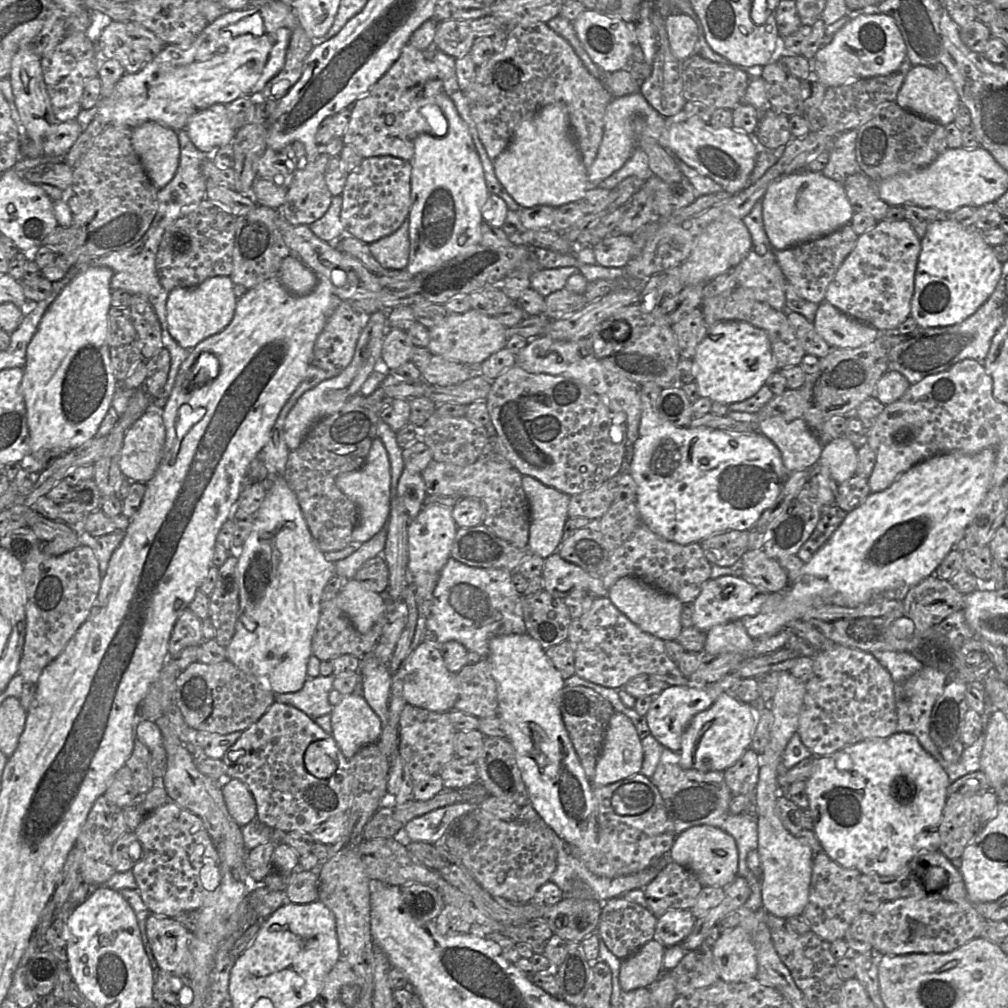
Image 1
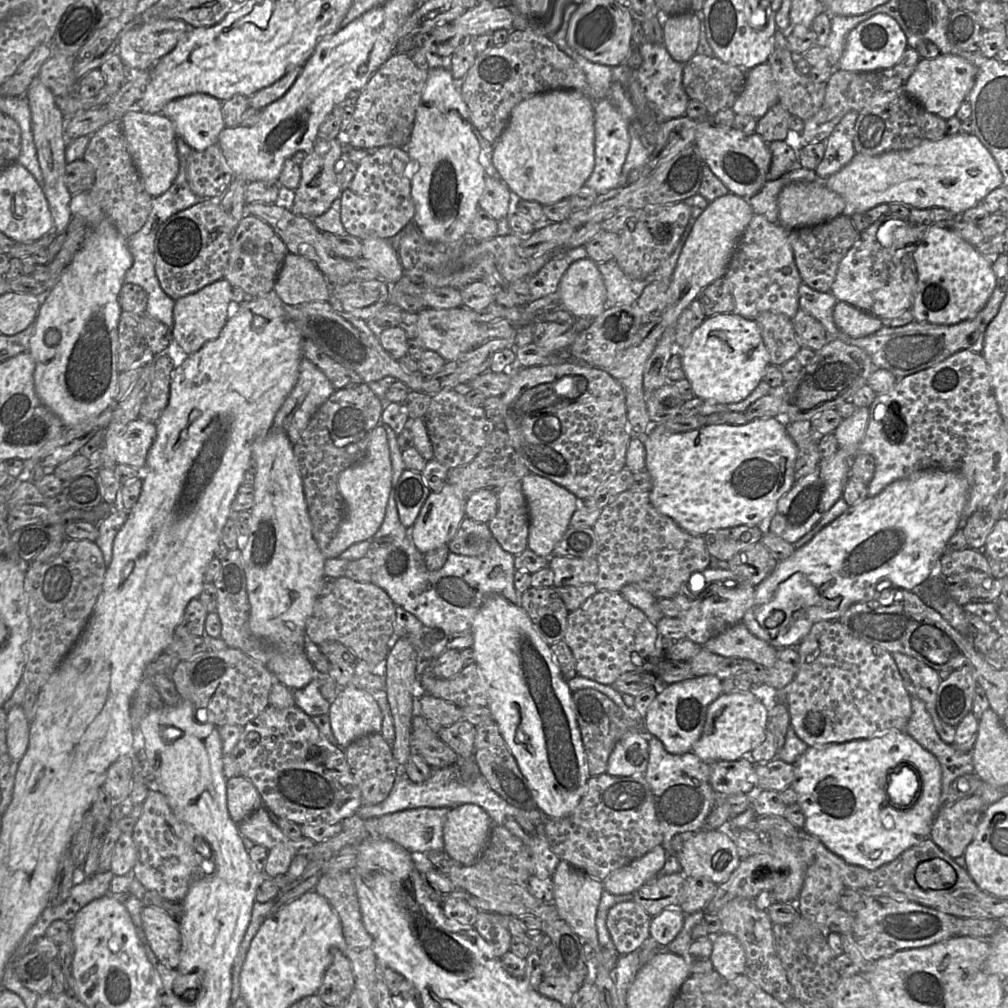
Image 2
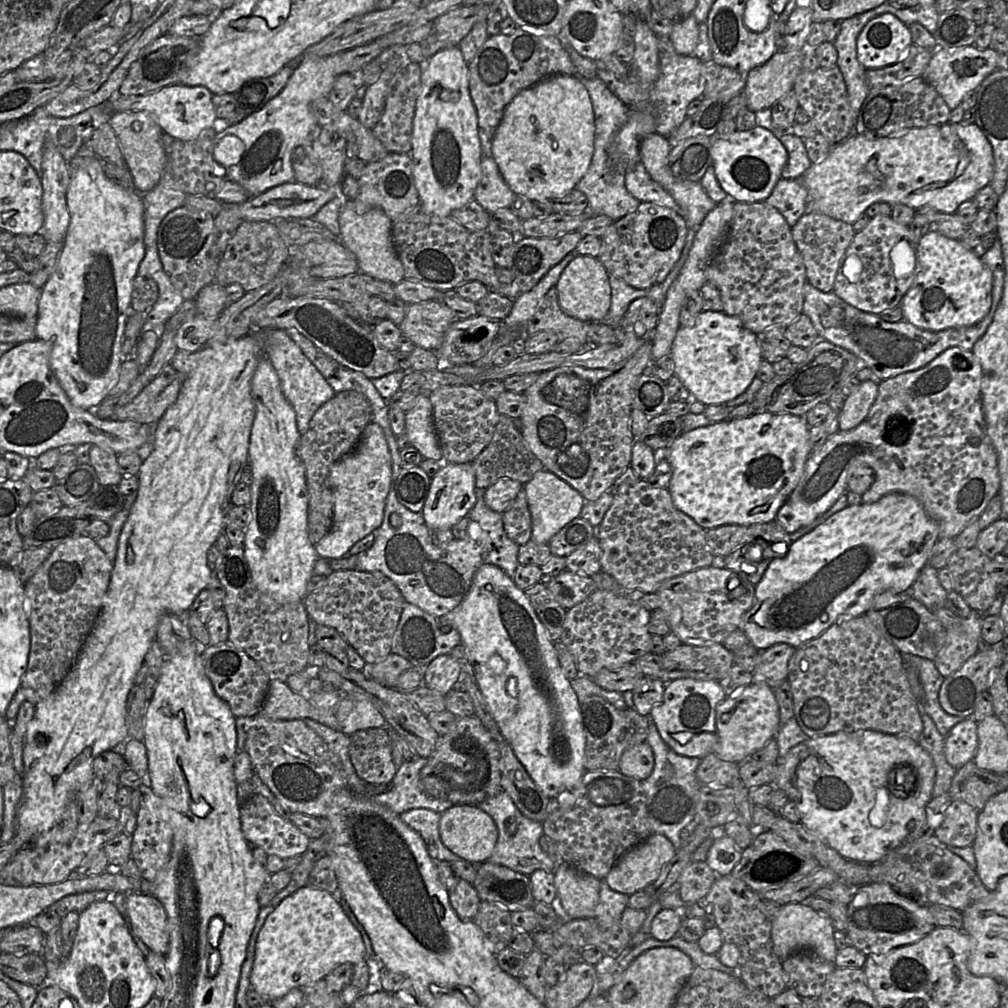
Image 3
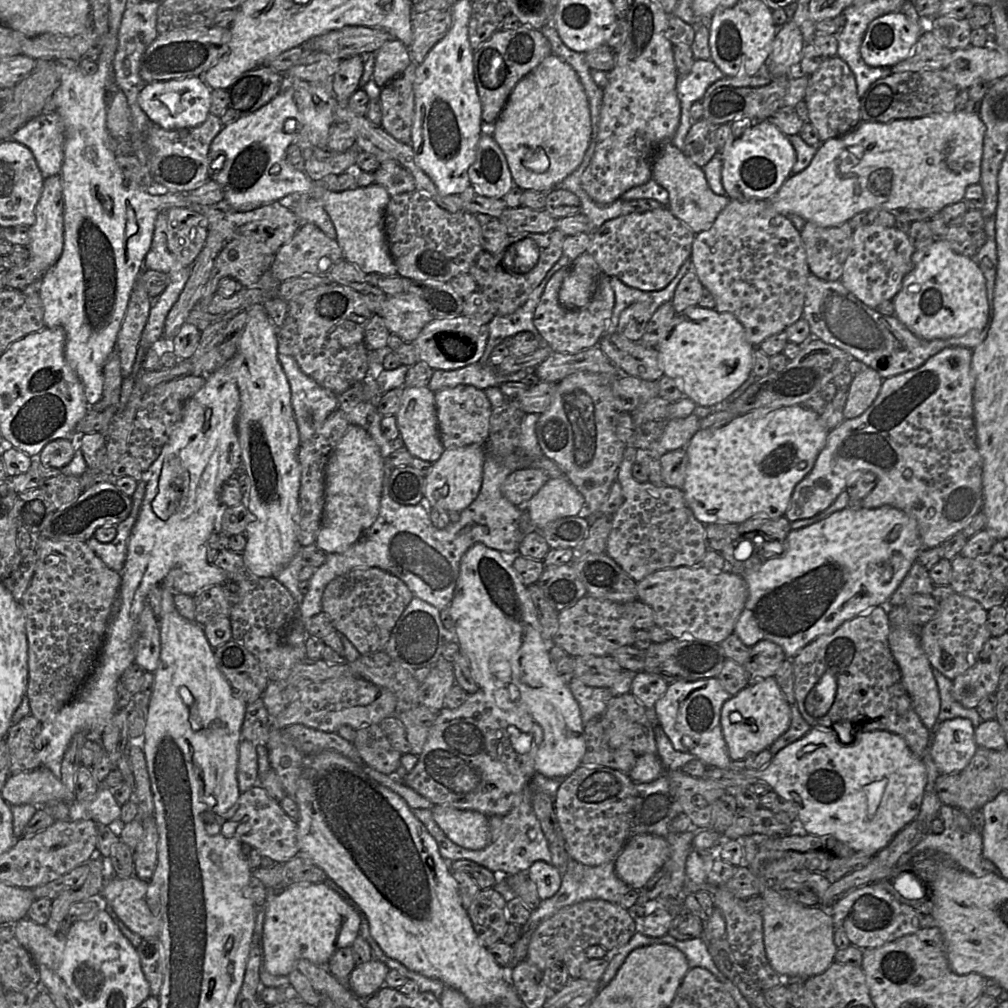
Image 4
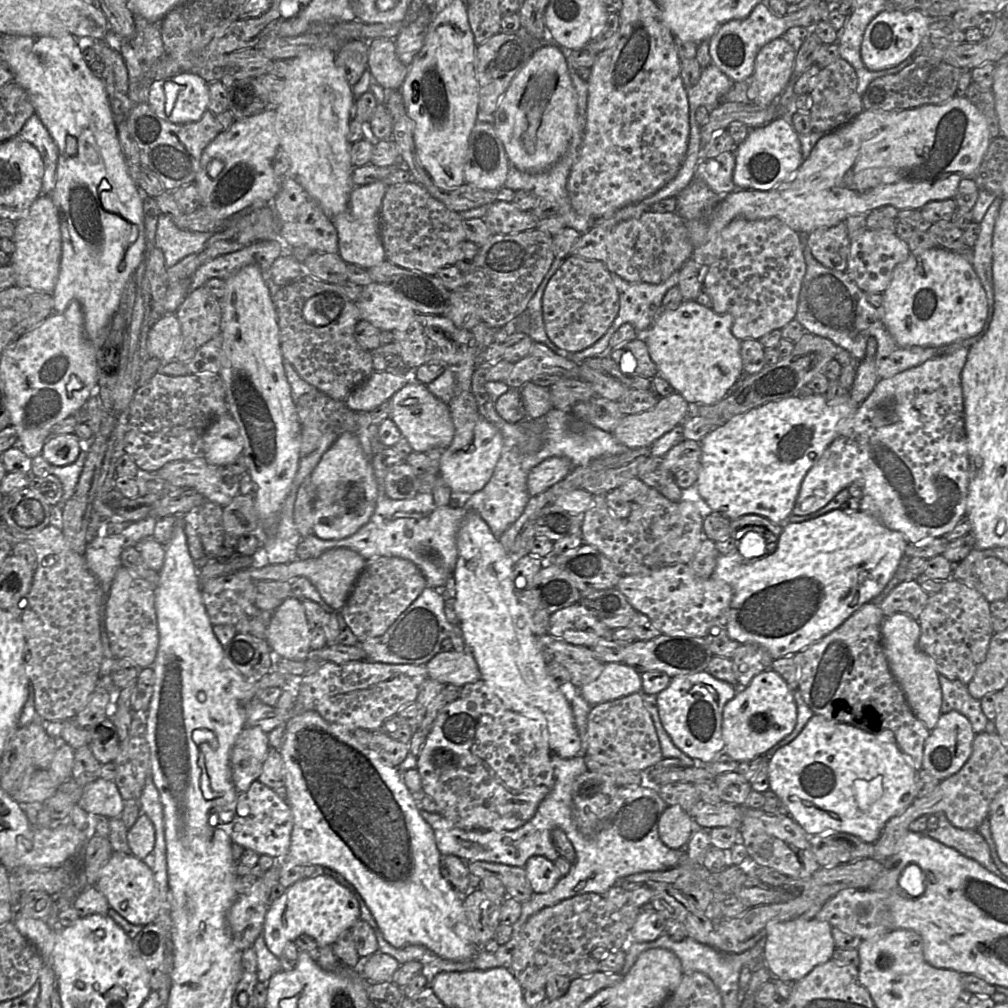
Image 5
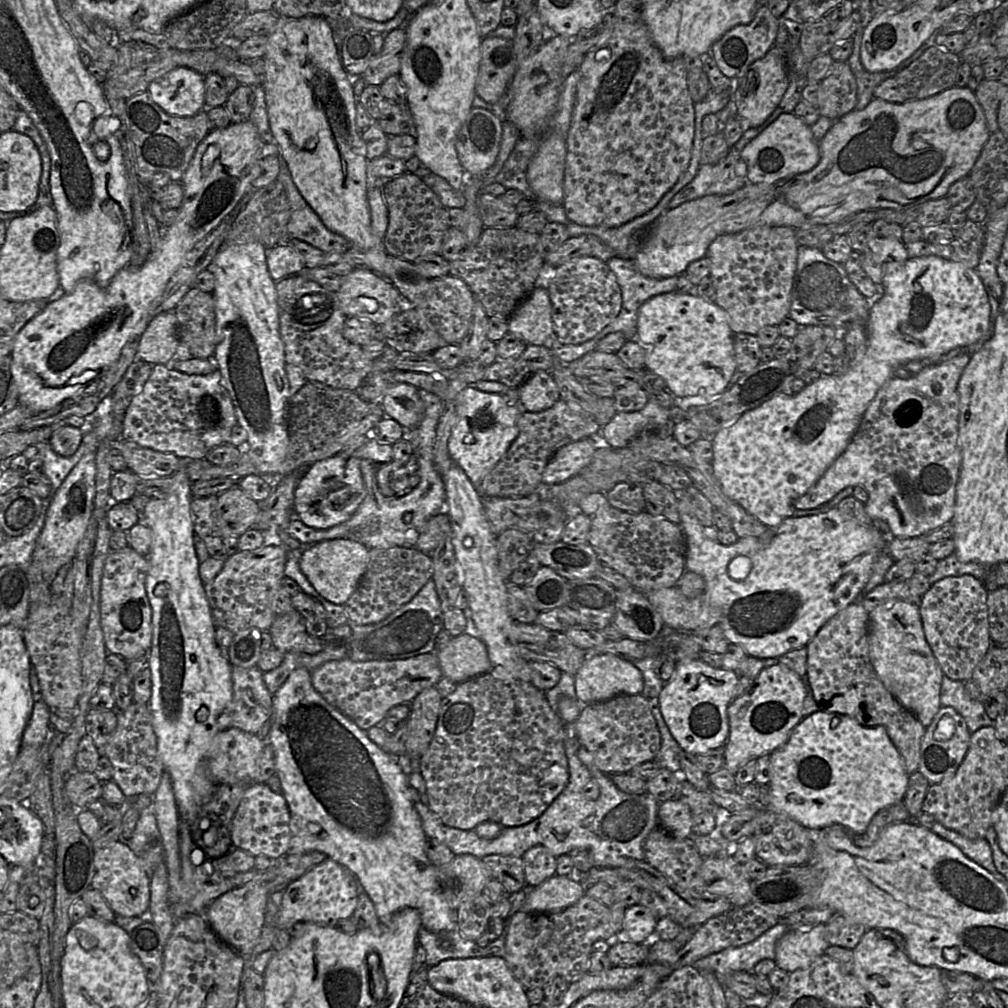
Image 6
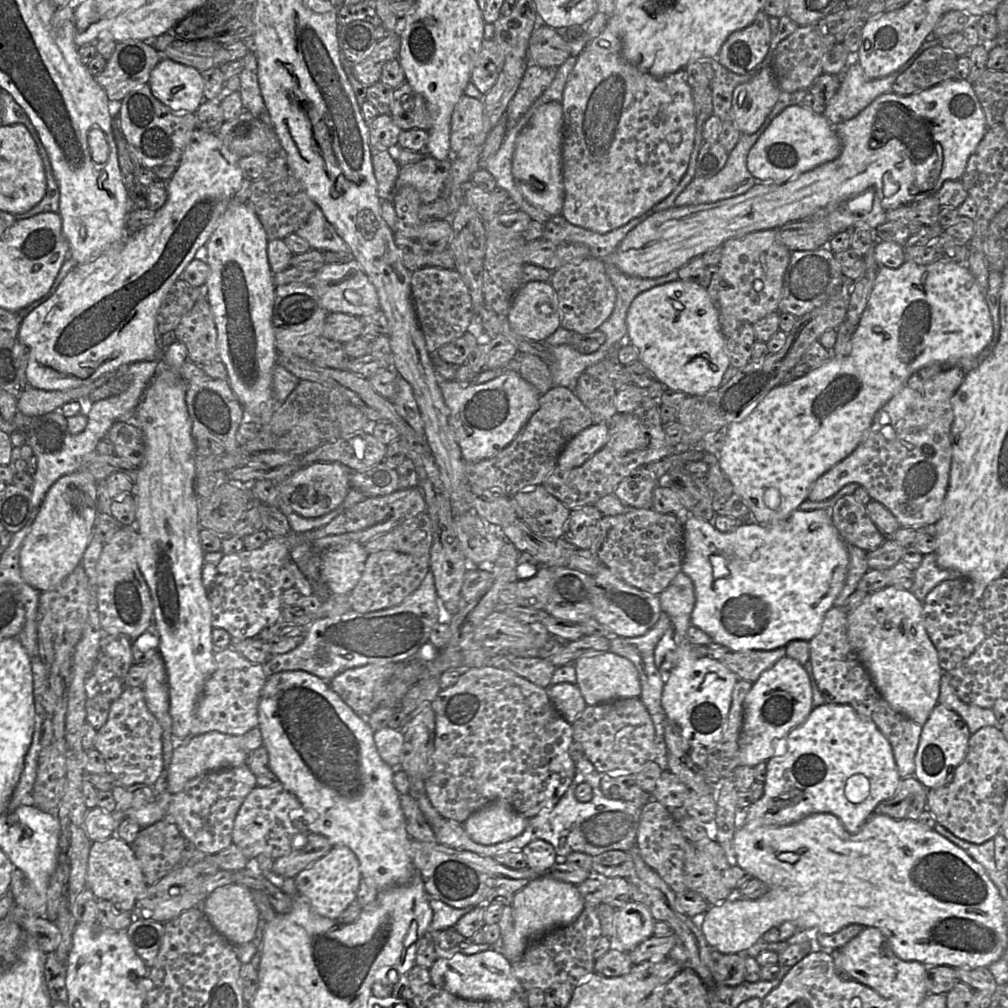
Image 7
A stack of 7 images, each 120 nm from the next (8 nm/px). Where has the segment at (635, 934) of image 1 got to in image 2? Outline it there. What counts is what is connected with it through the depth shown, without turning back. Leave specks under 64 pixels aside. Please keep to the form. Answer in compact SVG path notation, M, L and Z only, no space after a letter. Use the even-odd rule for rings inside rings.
M633 900L610 908L606 926L620 956L632 953L648 940L651 921L652 917Z

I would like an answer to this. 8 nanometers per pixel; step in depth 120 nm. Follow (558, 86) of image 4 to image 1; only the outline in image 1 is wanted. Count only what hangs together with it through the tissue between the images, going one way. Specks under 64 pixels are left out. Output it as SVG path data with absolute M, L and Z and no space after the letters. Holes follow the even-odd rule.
M563 103L546 105L534 116L522 120L509 145L493 163L497 179L521 209L540 205L559 207L570 202L577 202L588 190L588 170L571 135L568 112Z

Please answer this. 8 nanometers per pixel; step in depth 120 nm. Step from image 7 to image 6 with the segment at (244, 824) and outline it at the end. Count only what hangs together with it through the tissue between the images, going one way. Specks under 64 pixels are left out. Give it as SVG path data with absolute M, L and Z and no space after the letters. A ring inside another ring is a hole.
M265 783L247 785L233 816L230 836L232 848L242 849L253 856L276 859L286 854L291 841L290 811L282 793L272 791Z

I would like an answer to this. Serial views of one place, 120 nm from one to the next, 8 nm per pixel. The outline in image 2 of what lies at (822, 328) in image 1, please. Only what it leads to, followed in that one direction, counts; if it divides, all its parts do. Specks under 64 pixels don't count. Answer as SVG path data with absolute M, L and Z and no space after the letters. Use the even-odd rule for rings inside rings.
M840 301L834 307L833 320L840 331L852 338L872 335L882 327L879 318Z

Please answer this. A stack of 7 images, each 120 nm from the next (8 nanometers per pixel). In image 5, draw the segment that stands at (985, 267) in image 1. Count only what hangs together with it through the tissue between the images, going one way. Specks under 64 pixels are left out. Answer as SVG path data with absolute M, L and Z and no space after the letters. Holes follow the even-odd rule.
M941 247L911 253L907 260L898 264L883 298L882 307L877 309L881 309L890 334L902 346L944 346L966 339L979 339L987 329L987 296L972 264L959 253Z

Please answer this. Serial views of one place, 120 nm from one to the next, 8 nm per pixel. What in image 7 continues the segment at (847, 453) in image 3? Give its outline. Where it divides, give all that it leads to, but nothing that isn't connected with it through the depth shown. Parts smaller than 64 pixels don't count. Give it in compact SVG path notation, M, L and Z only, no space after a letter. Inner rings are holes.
M951 366L926 381L920 389L903 386L878 411L871 429L861 443L816 480L807 499L813 502L824 501L845 485L858 483L867 490L871 500L882 503L891 511L900 526L936 524L943 513L950 481L953 458L953 398L965 375L960 367Z

